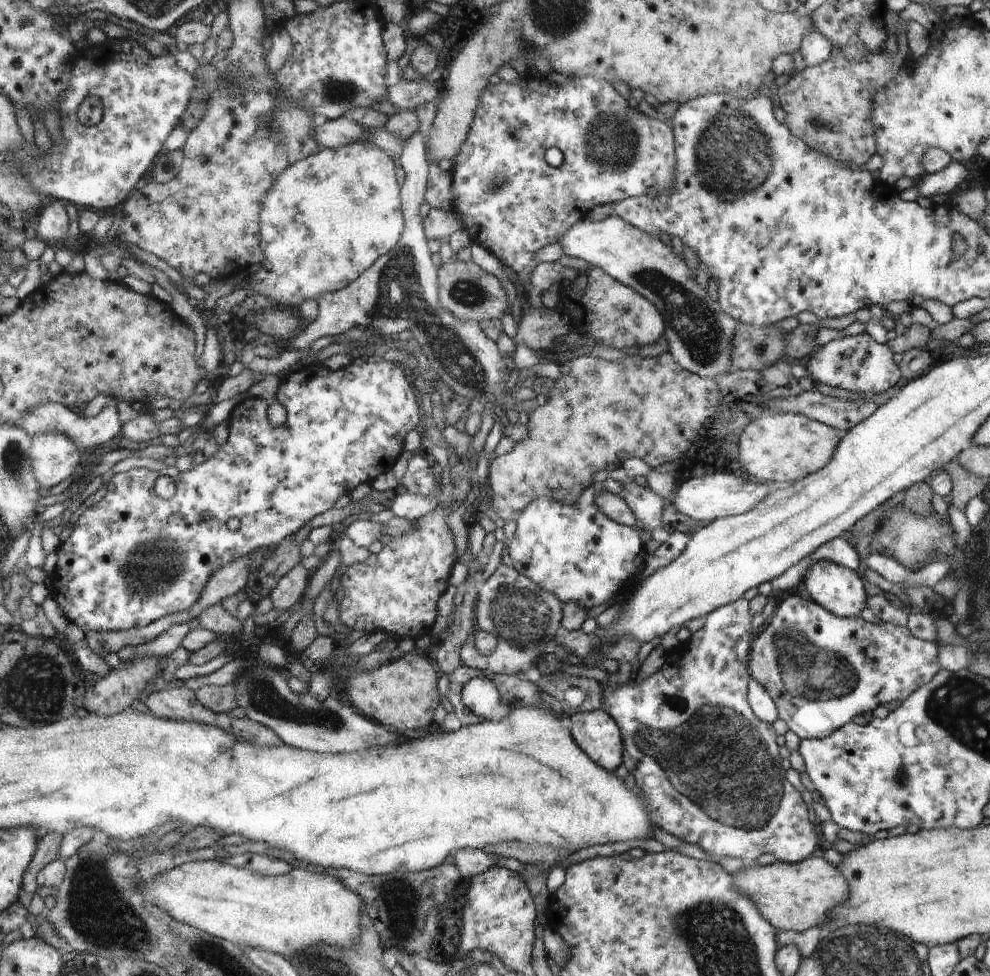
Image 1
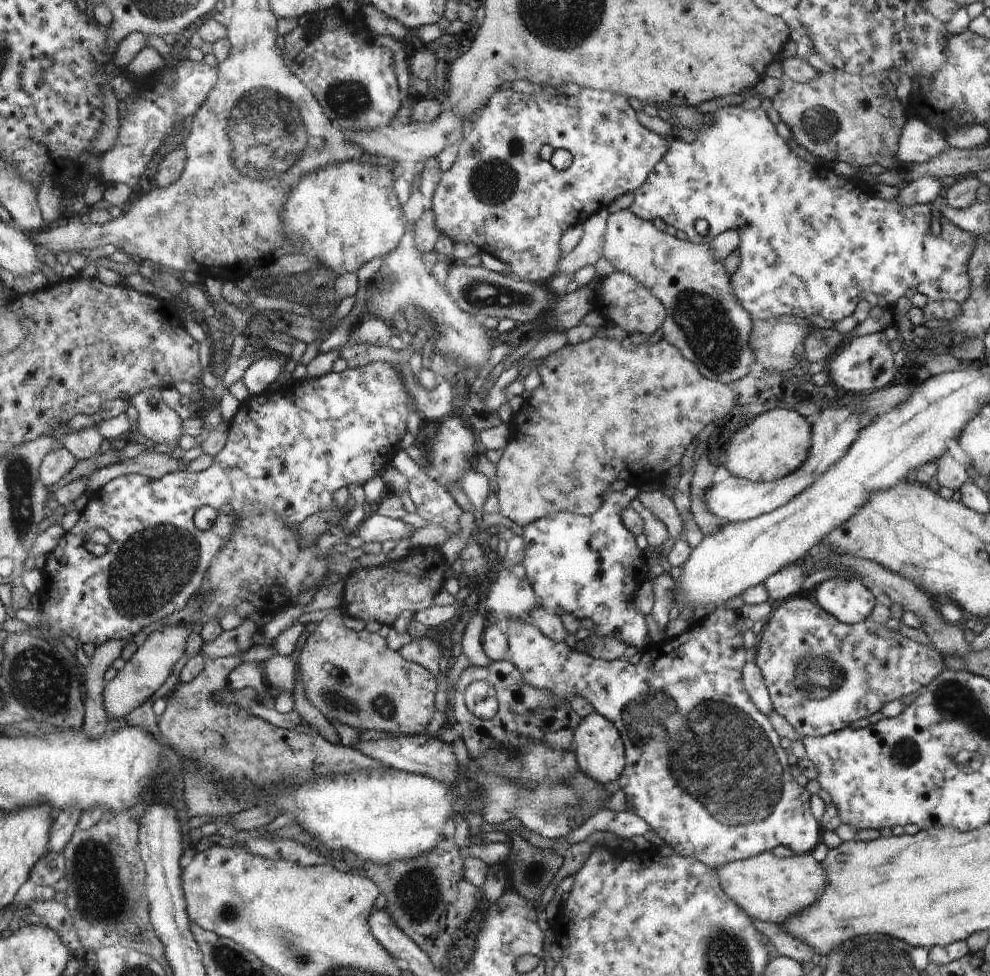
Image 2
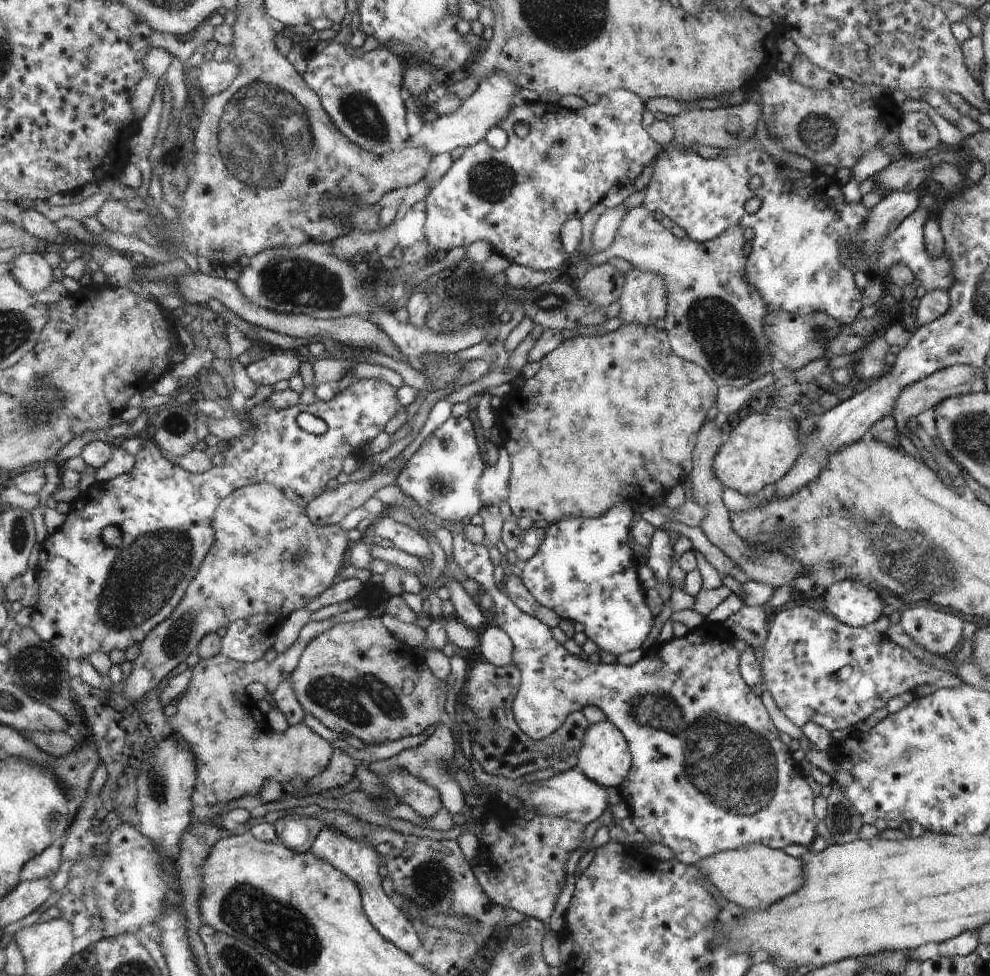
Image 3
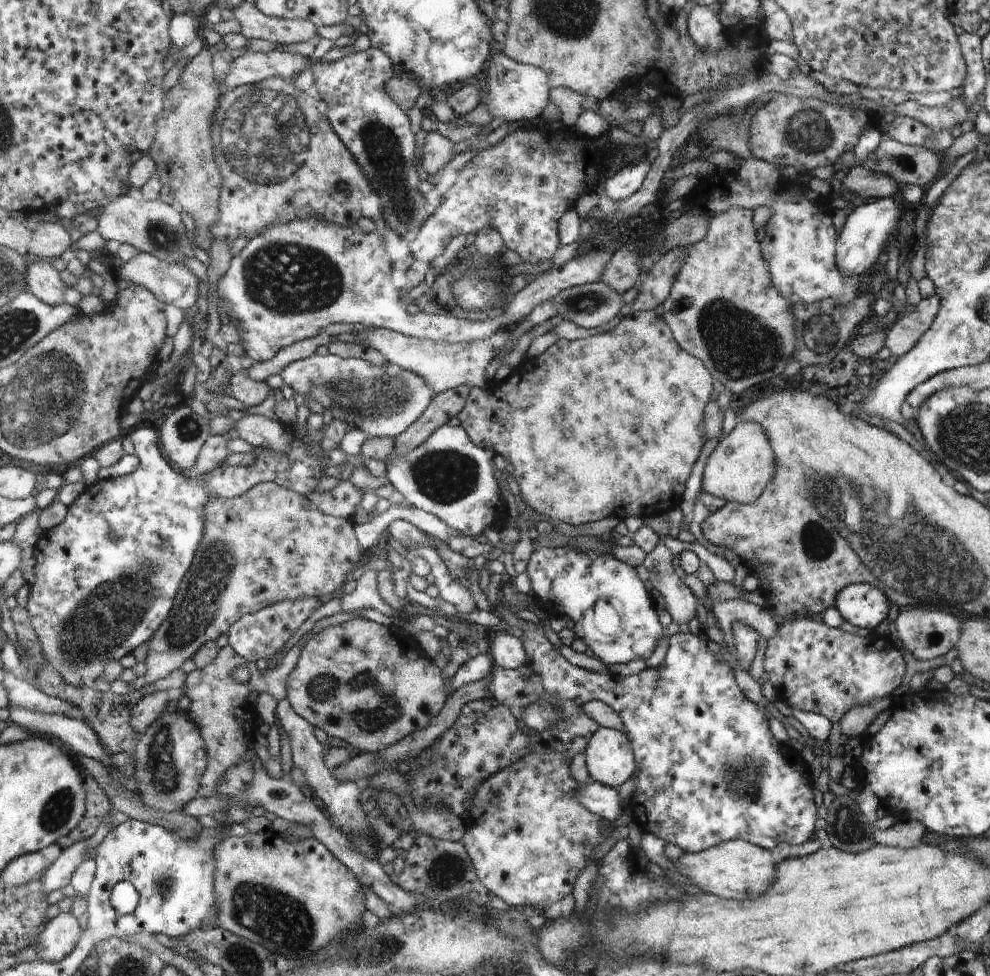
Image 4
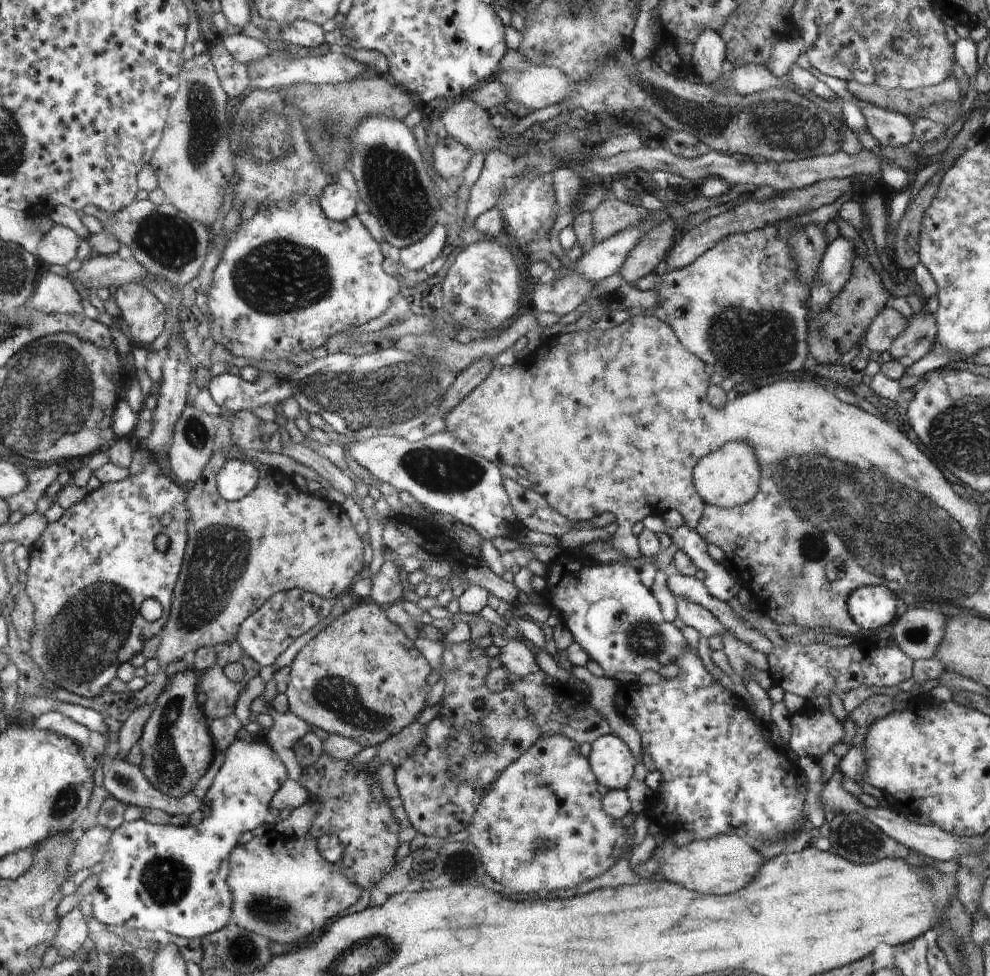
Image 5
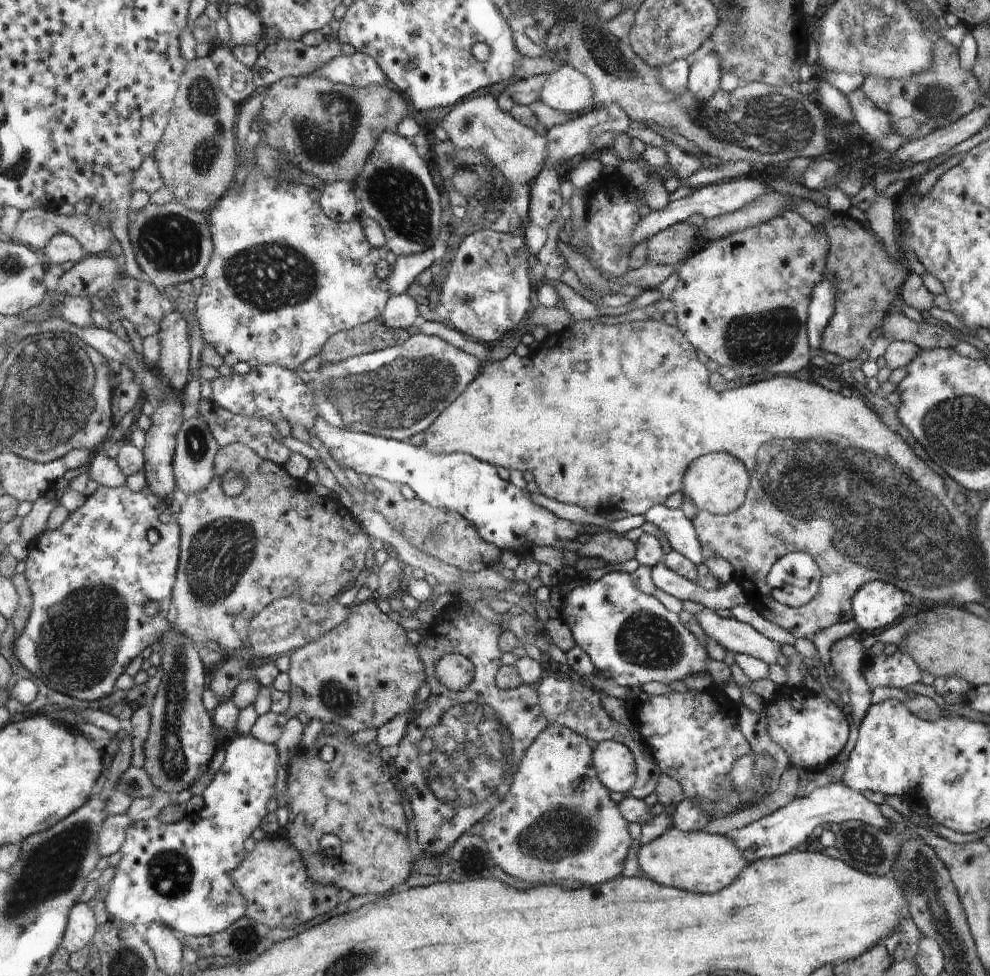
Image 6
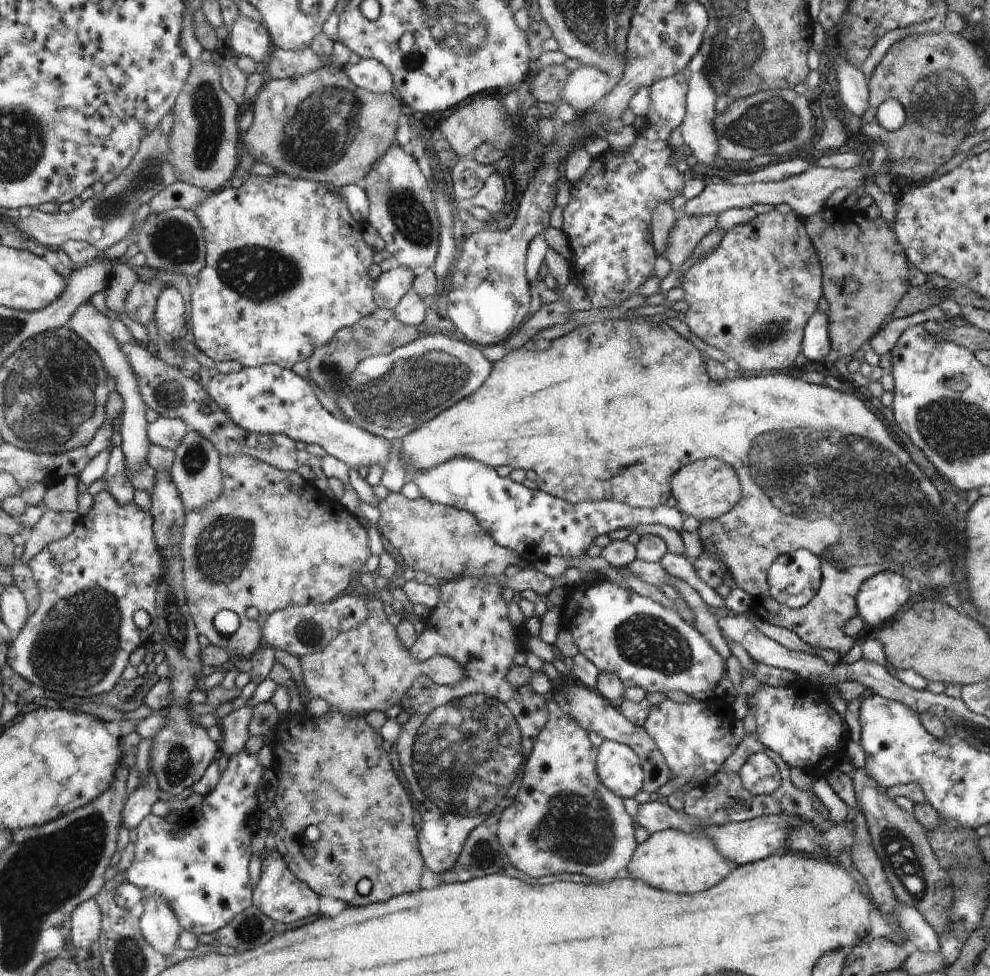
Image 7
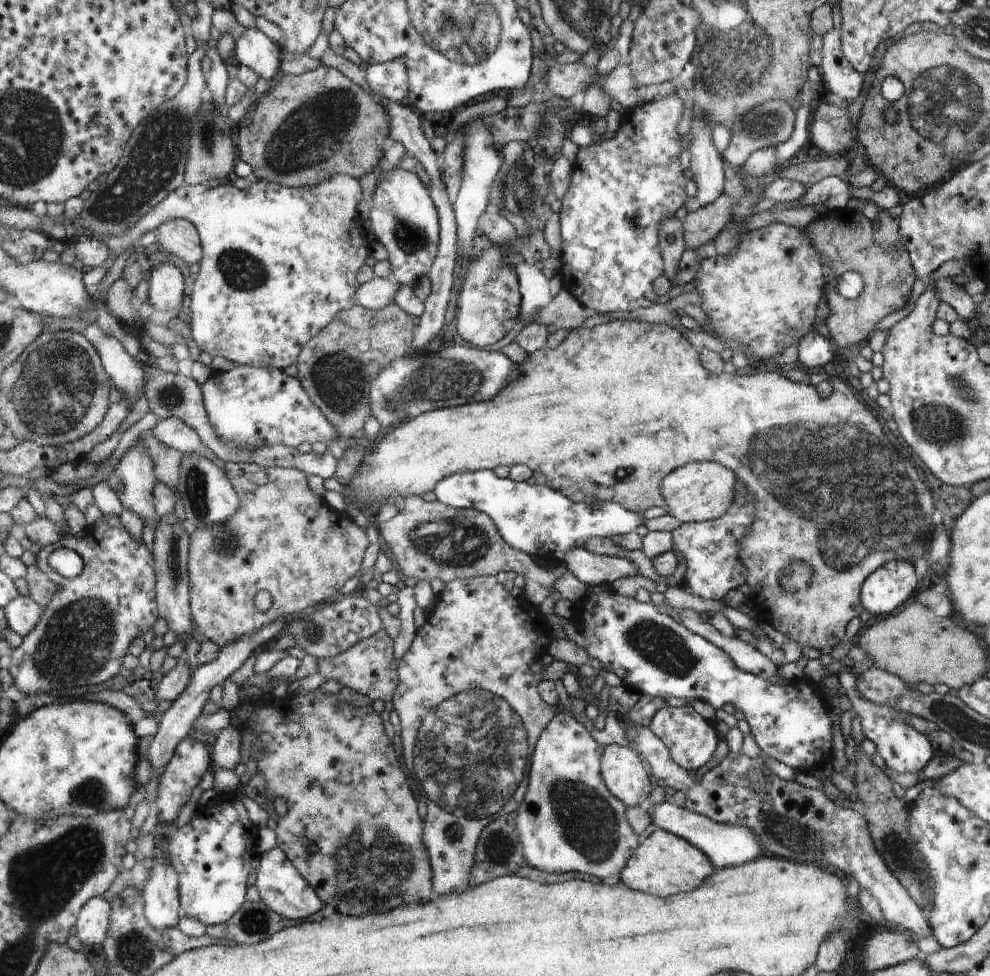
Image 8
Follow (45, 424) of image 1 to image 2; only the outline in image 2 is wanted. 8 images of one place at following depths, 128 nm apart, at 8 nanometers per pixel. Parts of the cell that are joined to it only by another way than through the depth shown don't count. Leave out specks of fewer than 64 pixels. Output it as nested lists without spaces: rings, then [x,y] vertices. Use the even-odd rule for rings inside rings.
[[[63,425],[58,431],[55,431],[54,436],[60,437],[65,446],[68,447],[79,460],[85,458],[92,458],[96,456],[100,450],[102,450],[102,444],[104,444],[105,436],[97,430],[96,427],[85,429],[80,432],[64,435],[64,429],[66,425]]]

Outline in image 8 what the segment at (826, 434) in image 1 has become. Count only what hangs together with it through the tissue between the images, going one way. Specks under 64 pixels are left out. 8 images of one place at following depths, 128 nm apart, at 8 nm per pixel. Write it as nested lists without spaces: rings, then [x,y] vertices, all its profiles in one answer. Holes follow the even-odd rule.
[[[690,462],[682,466],[663,481],[664,499],[667,500],[668,515],[681,523],[712,521],[723,517],[735,504],[738,476],[734,471],[716,462]]]

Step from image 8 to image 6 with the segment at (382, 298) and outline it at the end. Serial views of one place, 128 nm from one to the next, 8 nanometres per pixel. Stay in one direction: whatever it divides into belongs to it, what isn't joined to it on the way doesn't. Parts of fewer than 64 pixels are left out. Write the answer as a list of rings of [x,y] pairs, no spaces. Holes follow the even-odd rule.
[[[431,250],[407,257],[398,257],[391,273],[385,278],[388,286],[390,286],[390,296],[406,293],[412,284],[416,282],[418,274],[434,265]]]

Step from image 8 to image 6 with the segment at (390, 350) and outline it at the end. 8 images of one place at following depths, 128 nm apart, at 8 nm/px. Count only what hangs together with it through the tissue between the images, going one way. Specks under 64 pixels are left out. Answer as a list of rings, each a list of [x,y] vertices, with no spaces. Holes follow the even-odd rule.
[[[378,316],[367,323],[337,332],[328,338],[320,351],[321,366],[404,344],[410,337],[405,329],[386,326]]]

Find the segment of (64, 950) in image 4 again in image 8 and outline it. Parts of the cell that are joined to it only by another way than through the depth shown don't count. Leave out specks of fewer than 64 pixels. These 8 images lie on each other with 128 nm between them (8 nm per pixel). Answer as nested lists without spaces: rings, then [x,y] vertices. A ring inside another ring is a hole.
[[[104,897],[92,898],[83,909],[75,934],[82,943],[102,944],[108,938],[112,917],[112,906]]]

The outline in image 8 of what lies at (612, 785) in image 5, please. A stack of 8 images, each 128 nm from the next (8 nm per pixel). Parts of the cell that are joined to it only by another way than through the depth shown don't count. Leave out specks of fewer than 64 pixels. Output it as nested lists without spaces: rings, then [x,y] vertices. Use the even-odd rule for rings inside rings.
[[[605,746],[603,778],[611,794],[627,806],[645,806],[644,800],[652,792],[642,760],[628,746]]]

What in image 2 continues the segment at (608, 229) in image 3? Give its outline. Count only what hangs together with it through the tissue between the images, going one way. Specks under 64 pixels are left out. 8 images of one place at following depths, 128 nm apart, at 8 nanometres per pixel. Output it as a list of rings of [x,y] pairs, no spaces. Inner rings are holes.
[[[600,209],[594,216],[588,218],[583,225],[583,235],[580,242],[559,262],[559,275],[568,275],[580,270],[588,264],[594,264],[603,256],[604,233],[607,229],[609,210]]]

